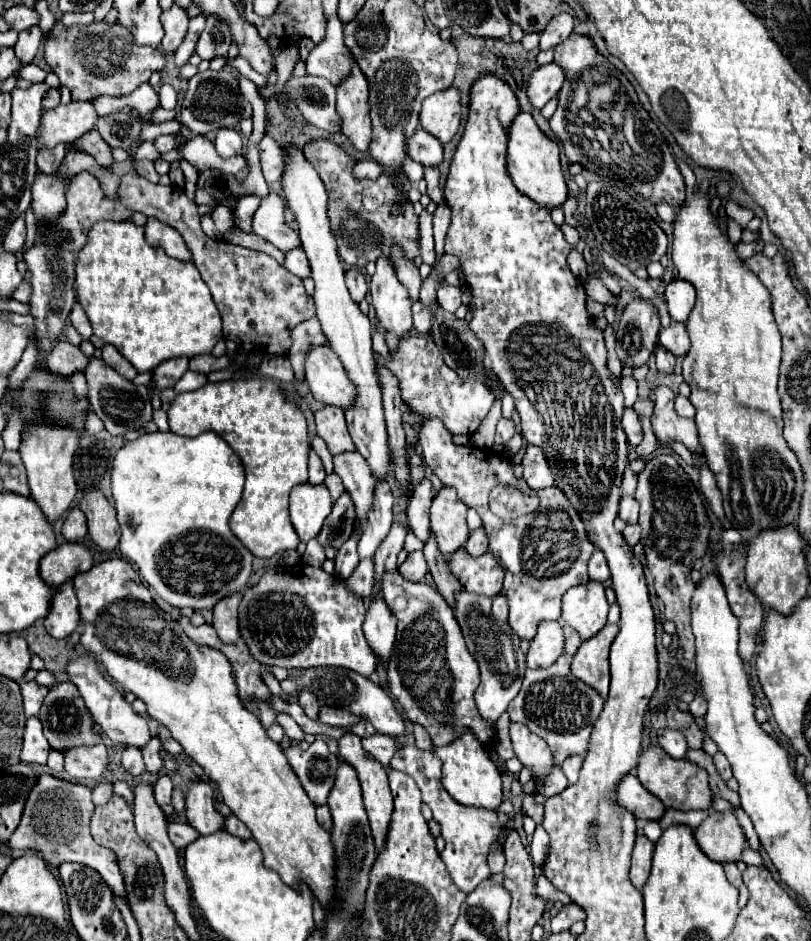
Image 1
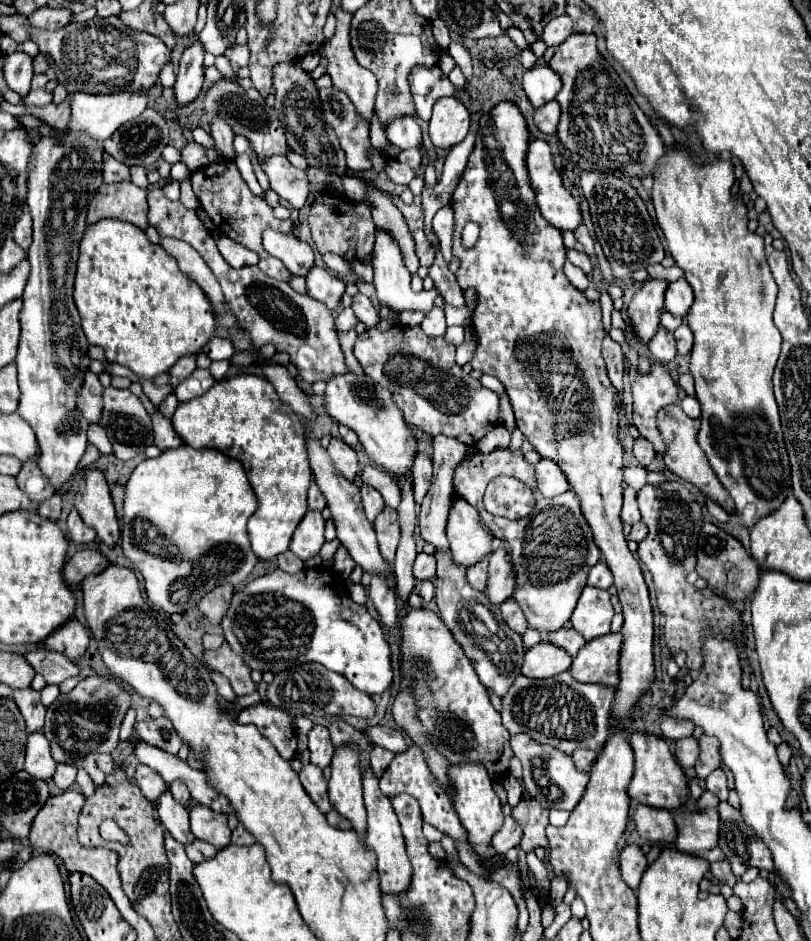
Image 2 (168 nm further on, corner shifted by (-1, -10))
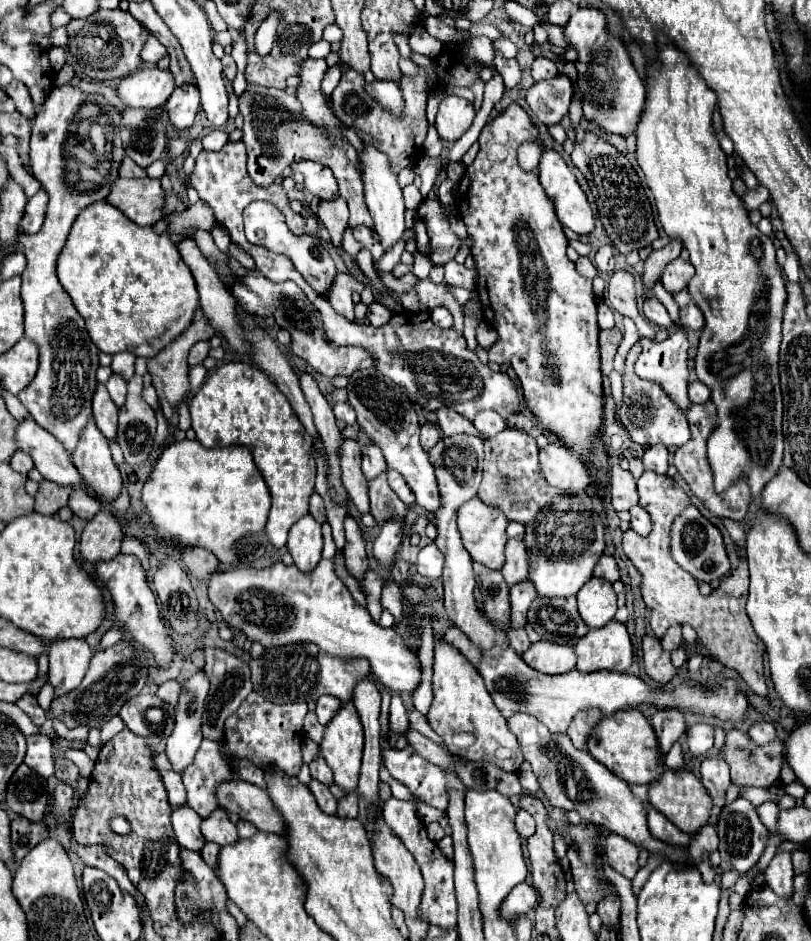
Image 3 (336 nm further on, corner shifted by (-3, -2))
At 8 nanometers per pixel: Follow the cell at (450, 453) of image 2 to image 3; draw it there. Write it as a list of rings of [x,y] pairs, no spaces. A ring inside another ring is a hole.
[[[439,411],[437,413],[437,423],[439,423],[439,429],[441,433],[447,437],[447,435],[457,435],[462,433],[475,434],[477,437],[485,441],[485,436],[477,431],[471,421],[467,421],[465,417],[461,417],[459,413],[455,411]]]

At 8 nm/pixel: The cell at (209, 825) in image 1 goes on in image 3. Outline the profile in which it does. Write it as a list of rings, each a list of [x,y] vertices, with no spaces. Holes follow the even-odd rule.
[[[215,809],[207,819],[203,819],[201,823],[201,833],[207,841],[213,841],[217,845],[231,845],[235,843],[237,837],[237,829],[231,823],[229,815],[223,809]]]

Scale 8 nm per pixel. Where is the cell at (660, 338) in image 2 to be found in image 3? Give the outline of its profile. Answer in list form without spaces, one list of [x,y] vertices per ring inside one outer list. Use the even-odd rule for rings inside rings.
[[[649,297],[649,299],[645,301],[645,305],[643,305],[643,315],[645,315],[649,321],[653,321],[655,325],[663,327],[663,329],[671,329],[671,327],[673,327],[671,317],[667,315],[667,309],[665,309],[655,297]]]

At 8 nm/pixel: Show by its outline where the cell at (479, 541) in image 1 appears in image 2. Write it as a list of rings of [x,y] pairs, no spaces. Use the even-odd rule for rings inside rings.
[[[483,559],[483,563],[467,567],[467,579],[469,579],[471,587],[475,587],[477,591],[485,591],[485,587],[487,587],[487,559]]]

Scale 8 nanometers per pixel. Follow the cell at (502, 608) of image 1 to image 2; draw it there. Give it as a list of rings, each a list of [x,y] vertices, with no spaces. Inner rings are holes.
[[[513,597],[507,599],[507,601],[501,605],[501,615],[503,615],[503,619],[507,621],[507,625],[509,625],[515,633],[523,635],[523,633],[527,631],[525,613],[523,613],[523,609],[517,605],[517,601],[515,601]]]

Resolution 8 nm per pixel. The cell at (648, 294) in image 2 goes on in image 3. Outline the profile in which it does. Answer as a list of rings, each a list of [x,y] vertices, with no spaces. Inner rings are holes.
[[[671,241],[667,247],[653,251],[647,261],[645,261],[645,271],[643,271],[643,295],[649,297],[653,293],[655,283],[661,279],[663,275],[663,267],[667,267],[667,263],[671,263],[671,259],[677,259],[681,253],[683,245],[679,241]]]

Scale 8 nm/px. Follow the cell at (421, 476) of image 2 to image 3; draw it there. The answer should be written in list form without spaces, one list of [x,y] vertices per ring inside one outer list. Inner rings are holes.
[[[425,423],[421,427],[421,443],[423,443],[425,451],[431,451],[431,447],[435,447],[435,443],[439,443],[439,439],[441,439],[441,435],[439,435],[439,431],[437,431],[435,425]]]

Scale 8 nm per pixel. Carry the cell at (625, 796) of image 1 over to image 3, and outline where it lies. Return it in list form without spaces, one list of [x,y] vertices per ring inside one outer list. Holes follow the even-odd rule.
[[[653,807],[647,809],[647,825],[649,825],[651,835],[655,835],[655,839],[659,839],[667,845],[687,845],[691,841],[691,837],[687,833],[679,831],[663,813],[659,813]]]

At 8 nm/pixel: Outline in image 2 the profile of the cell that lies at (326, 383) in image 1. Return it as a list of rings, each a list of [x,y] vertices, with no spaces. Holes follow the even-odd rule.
[[[335,375],[327,381],[325,391],[325,407],[327,413],[337,421],[353,429],[359,437],[359,443],[367,457],[379,465],[383,471],[393,475],[395,479],[405,477],[413,481],[413,459],[417,455],[417,437],[411,433],[409,425],[403,421],[401,409],[395,405],[391,393],[381,387],[379,383],[373,383],[367,375]]]

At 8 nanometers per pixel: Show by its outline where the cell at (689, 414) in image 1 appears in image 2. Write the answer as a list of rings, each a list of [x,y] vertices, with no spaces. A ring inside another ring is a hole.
[[[685,397],[685,399],[681,401],[681,407],[683,407],[683,411],[685,411],[689,417],[693,417],[693,419],[697,419],[697,417],[701,415],[701,405],[699,405],[699,401],[697,401],[695,397]]]

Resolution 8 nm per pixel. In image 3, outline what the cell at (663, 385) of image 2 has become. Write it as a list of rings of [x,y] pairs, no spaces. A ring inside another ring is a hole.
[[[635,343],[631,347],[631,351],[627,353],[627,361],[625,361],[625,403],[619,411],[623,425],[629,429],[629,435],[635,443],[639,445],[655,445],[655,443],[663,443],[665,447],[681,447],[687,443],[689,439],[689,425],[687,419],[683,415],[683,411],[679,411],[679,407],[675,407],[675,401],[663,391],[663,387],[659,387],[659,383],[653,381],[645,381],[639,375],[635,375],[635,361],[641,355],[641,345]]]

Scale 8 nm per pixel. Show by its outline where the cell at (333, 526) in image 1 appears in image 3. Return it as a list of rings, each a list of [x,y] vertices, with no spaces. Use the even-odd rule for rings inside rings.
[[[351,515],[345,517],[345,546],[343,547],[345,555],[345,565],[347,571],[355,577],[361,579],[367,571],[367,549],[365,541],[361,537],[361,528],[357,519]]]

